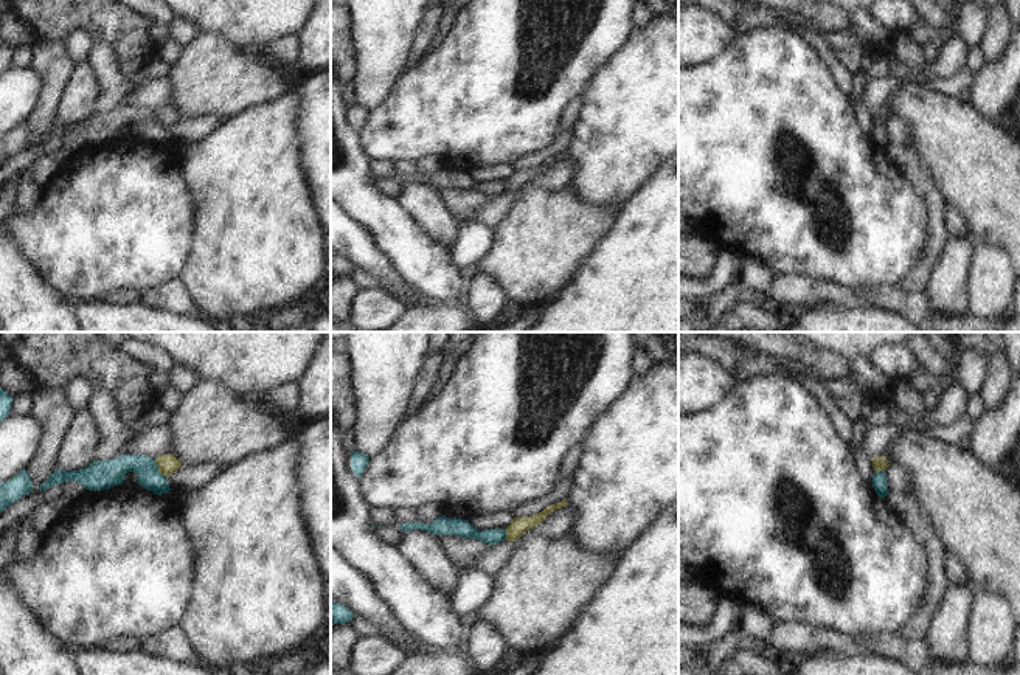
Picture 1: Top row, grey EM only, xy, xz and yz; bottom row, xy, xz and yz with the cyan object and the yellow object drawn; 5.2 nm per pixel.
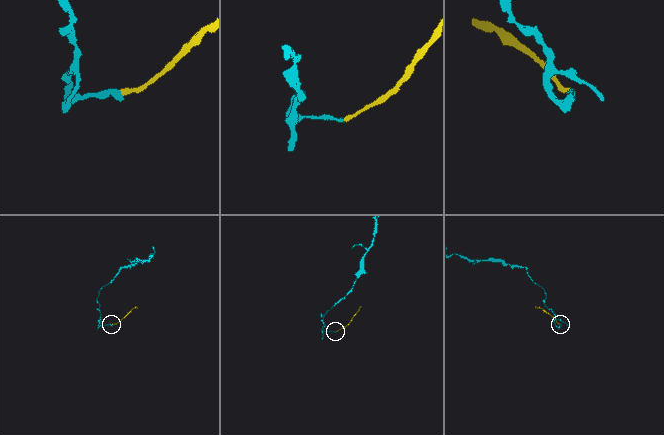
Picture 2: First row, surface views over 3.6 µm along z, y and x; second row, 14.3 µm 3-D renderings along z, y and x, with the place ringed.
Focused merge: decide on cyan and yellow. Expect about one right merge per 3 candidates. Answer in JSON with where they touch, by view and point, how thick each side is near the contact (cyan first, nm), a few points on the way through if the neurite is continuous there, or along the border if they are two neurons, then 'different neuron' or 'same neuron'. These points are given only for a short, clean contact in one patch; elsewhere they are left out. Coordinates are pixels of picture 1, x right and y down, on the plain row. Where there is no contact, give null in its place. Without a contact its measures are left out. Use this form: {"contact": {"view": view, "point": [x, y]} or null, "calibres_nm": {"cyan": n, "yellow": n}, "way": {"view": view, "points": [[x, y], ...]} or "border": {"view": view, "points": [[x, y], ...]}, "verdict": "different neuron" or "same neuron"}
{"contact": {"view": "xy", "point": [157, 121]}, "calibres_nm": {"cyan": 140, "yellow": 110}, "border": {"view": "xy", "points": [[154, 112], [159, 123], [166, 129]]}, "verdict": "different neuron"}

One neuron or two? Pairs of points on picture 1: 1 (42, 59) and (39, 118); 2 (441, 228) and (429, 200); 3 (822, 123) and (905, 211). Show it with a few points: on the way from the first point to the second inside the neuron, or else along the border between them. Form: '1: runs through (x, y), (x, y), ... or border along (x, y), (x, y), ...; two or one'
1: runs through (50, 73), (47, 104); one
2: runs through (438, 222), (430, 214), (429, 207); one
3: runs through (839, 145), (884, 190); one

